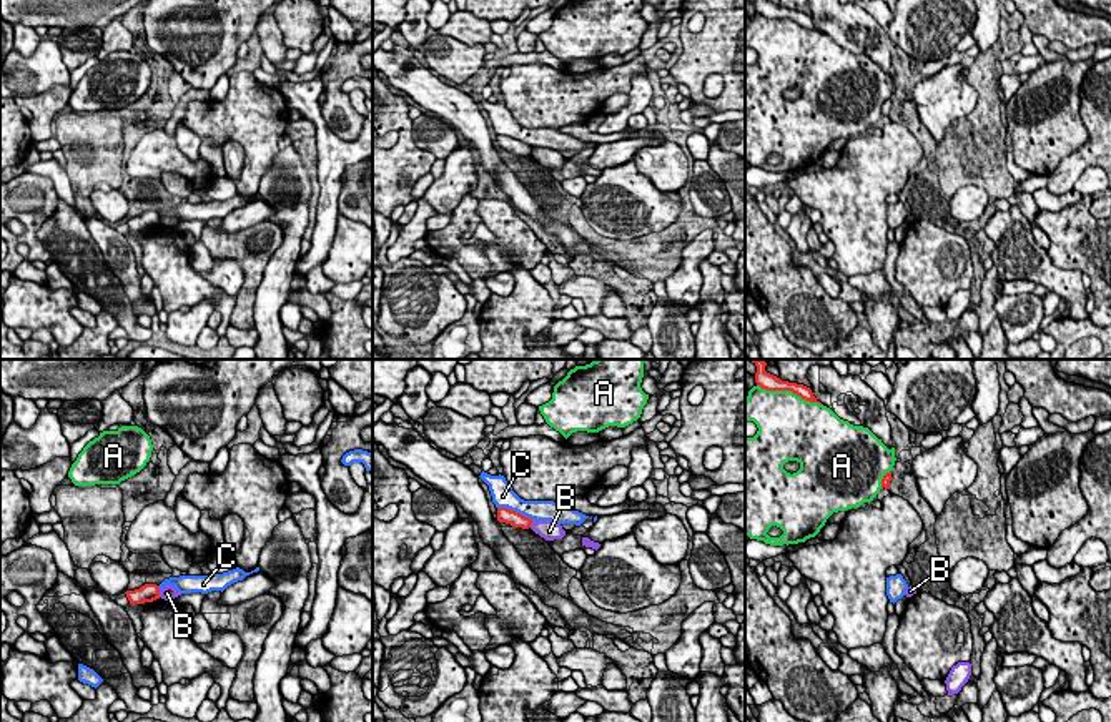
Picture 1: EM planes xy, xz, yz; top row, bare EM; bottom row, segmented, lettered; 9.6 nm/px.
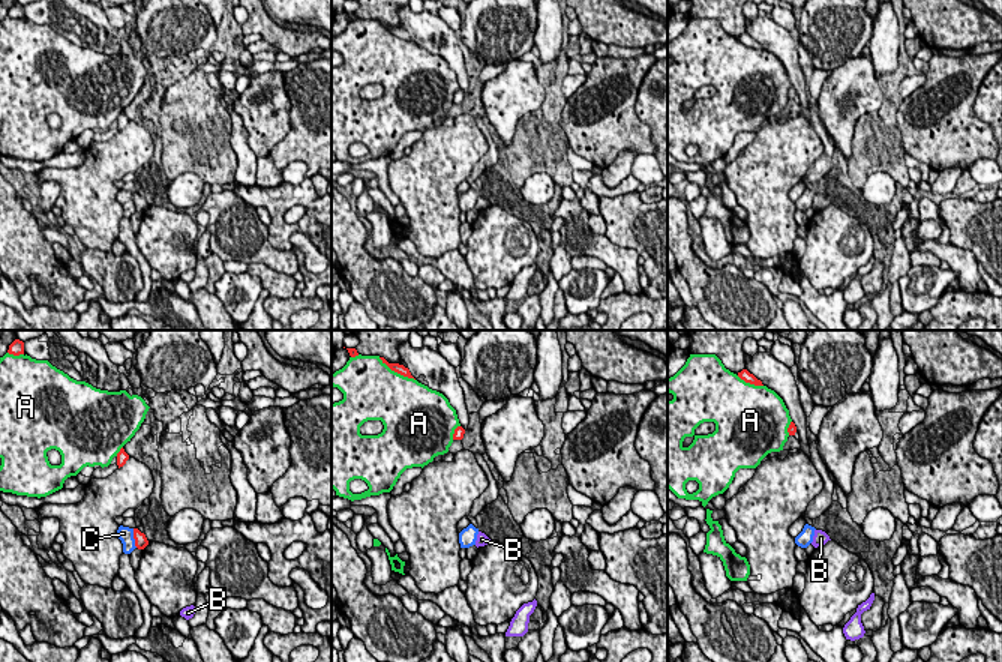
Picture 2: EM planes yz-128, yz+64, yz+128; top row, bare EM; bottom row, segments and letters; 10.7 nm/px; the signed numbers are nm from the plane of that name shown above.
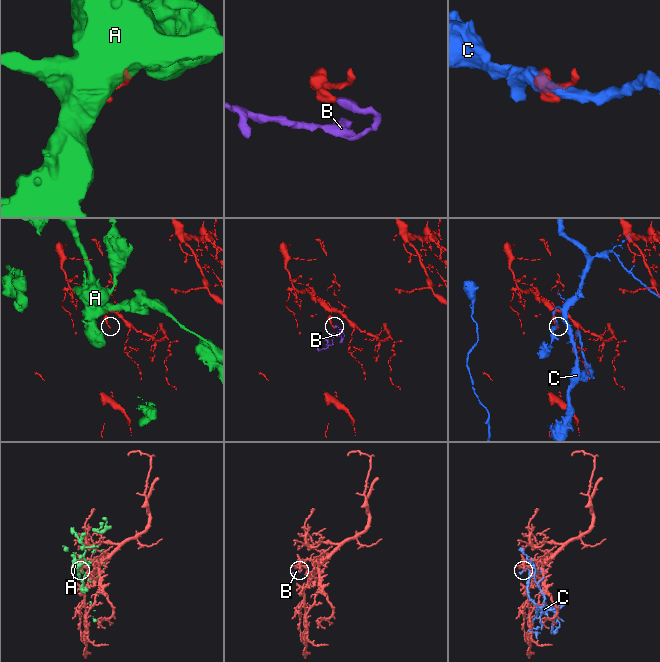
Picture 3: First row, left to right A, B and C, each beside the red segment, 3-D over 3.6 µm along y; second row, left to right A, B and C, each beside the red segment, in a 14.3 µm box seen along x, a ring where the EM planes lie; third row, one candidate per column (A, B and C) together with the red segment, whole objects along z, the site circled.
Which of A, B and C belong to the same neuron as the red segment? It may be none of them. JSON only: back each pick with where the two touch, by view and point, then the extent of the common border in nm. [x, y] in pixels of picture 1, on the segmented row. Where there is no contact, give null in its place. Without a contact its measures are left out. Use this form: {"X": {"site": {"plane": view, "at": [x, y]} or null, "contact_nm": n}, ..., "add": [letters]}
{"add": []}

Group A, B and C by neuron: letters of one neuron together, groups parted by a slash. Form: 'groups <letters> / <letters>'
groups A / B / C

